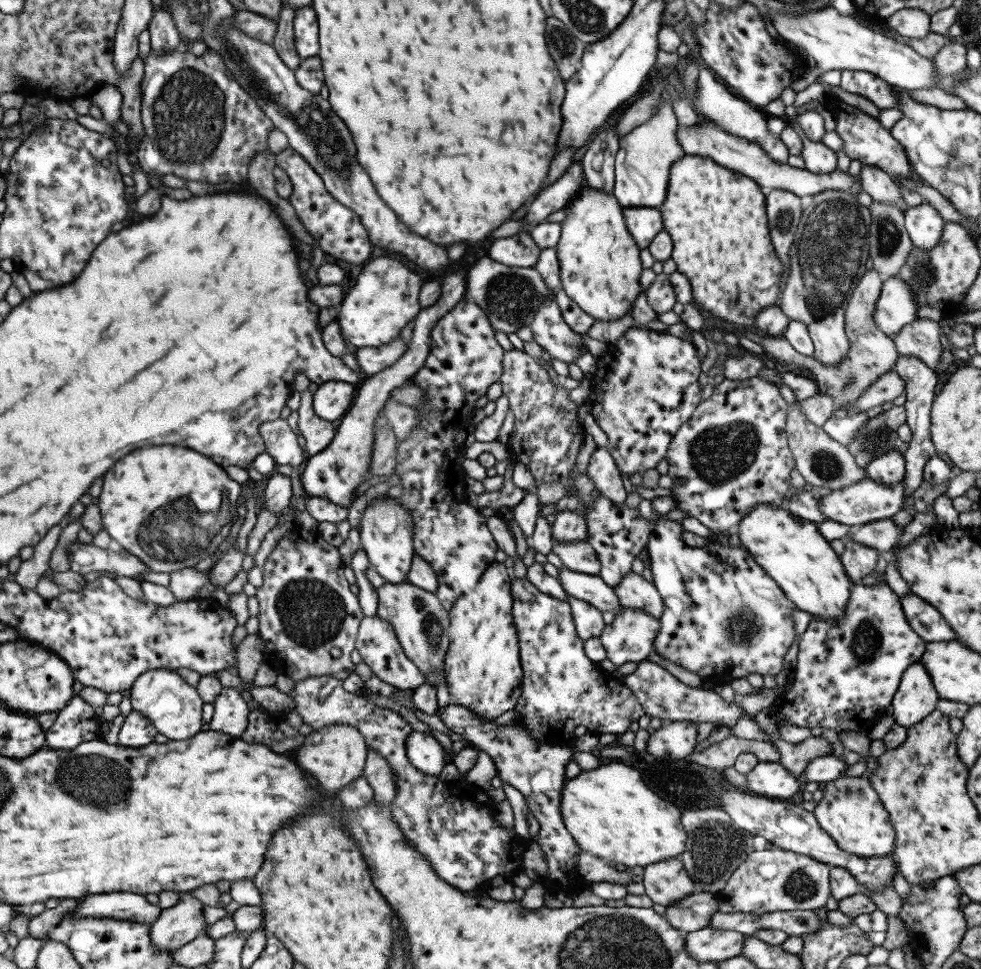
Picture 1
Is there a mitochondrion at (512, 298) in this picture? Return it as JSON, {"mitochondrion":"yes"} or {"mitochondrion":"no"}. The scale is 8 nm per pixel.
{"mitochondrion":"yes"}

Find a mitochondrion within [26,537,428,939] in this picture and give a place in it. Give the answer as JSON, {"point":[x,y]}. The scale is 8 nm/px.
{"point":[310,612]}

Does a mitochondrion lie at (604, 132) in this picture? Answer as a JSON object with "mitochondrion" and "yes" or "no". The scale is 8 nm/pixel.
{"mitochondrion":"no"}

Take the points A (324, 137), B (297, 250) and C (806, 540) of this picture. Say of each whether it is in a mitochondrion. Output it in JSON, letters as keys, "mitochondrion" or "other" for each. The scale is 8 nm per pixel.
{"A":"mitochondrion","B":"other","C":"other"}

